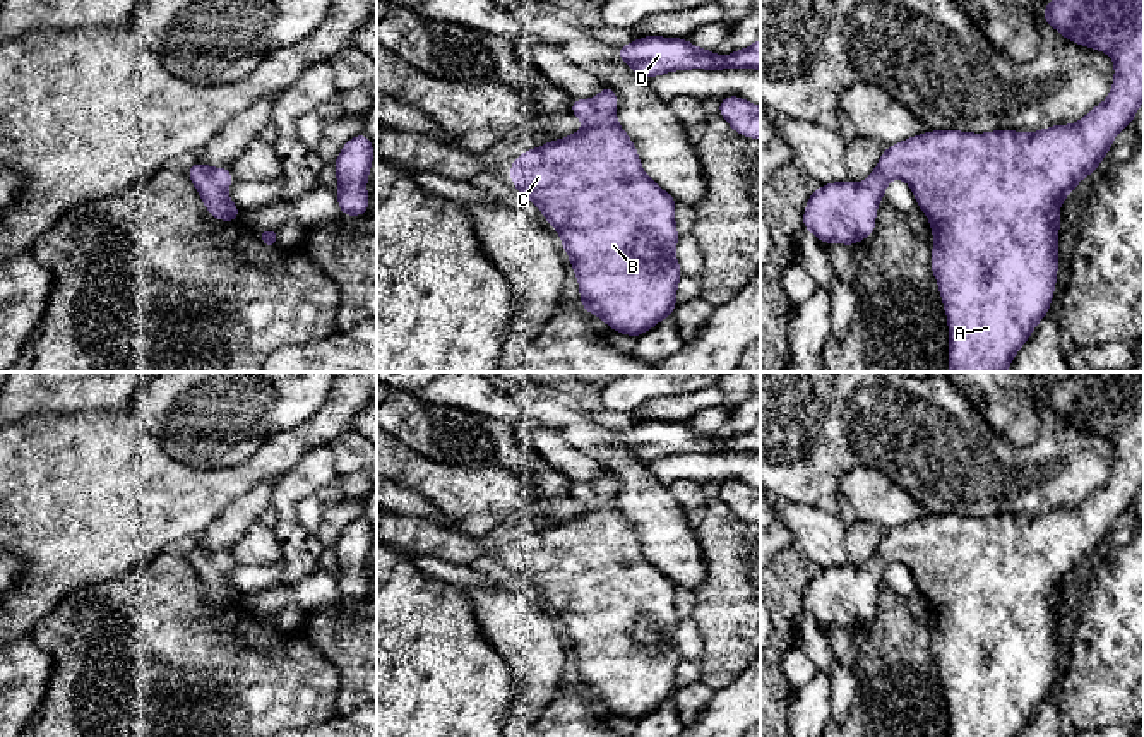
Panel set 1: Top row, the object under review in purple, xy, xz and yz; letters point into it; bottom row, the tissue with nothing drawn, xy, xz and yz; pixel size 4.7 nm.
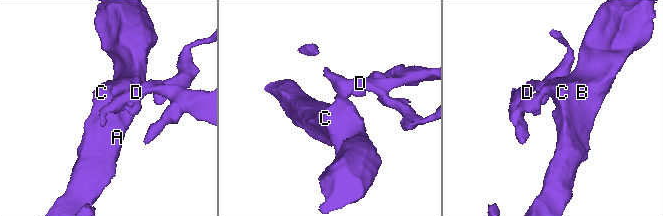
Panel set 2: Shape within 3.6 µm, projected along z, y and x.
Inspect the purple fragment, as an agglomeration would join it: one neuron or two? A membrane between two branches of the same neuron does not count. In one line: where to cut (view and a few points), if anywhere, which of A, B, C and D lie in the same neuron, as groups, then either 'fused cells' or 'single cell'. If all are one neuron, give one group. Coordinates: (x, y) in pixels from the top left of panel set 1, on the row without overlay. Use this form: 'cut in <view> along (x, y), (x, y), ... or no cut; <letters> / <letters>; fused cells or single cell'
no cut; A B C D; single cell

